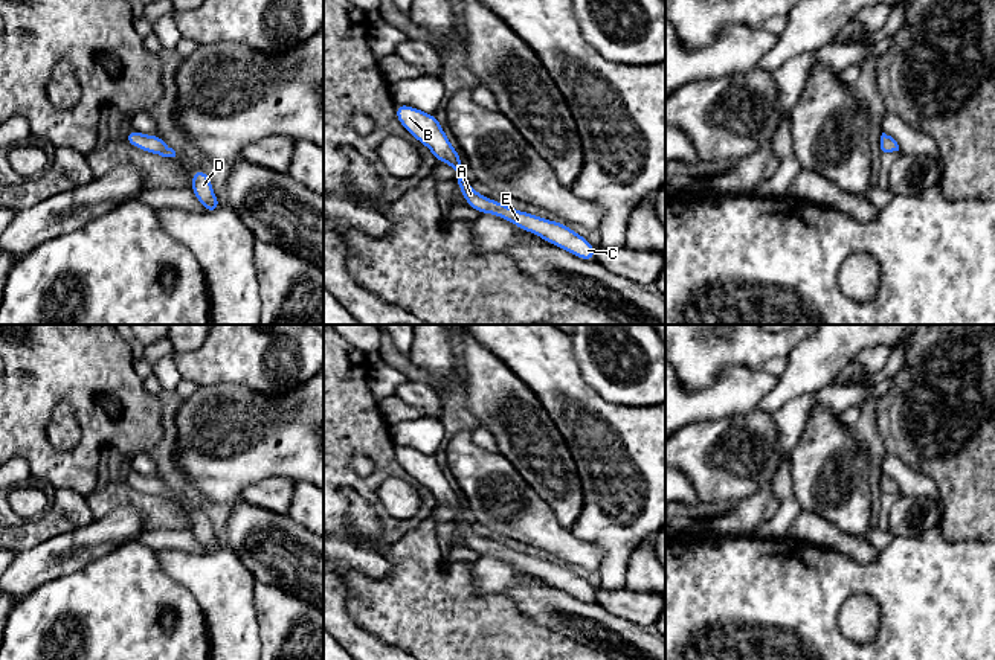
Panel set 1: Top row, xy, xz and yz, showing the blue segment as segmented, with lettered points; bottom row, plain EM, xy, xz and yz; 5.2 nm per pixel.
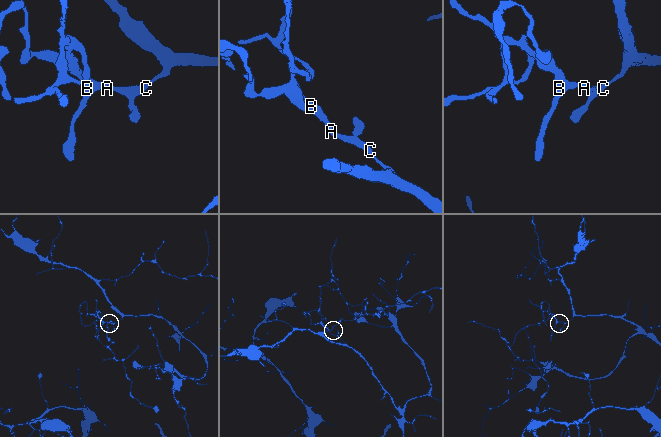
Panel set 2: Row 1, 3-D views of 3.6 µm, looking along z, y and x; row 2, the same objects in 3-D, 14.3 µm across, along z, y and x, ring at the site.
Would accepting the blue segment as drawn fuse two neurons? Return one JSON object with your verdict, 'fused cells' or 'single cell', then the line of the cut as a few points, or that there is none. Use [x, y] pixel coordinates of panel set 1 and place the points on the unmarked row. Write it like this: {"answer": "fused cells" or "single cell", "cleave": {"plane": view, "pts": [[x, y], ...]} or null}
{"answer": "single cell", "cleave": null}

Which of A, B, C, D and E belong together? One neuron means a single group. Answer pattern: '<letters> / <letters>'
A B C D E

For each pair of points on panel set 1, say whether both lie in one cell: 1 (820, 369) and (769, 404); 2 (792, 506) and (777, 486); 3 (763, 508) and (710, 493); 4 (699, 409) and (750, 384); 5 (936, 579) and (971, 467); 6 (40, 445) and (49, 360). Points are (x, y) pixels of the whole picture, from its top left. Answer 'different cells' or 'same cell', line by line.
1: same cell
2: same cell
3: different cells
4: same cell
5: different cells
6: same cell

